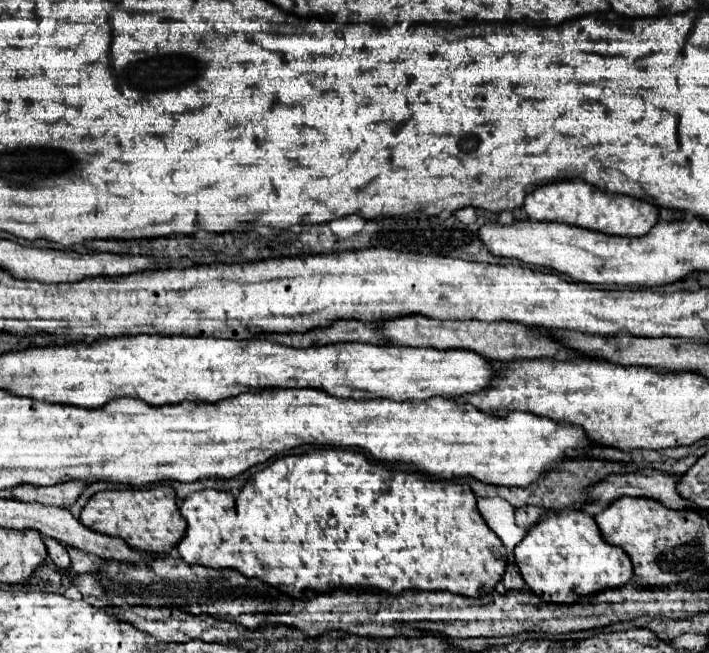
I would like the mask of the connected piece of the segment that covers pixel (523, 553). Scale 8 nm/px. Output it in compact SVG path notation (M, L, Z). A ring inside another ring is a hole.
M578 509L556 513L530 527L514 555L522 579L546 603L574 603L580 595L624 587L634 575L630 557L620 547L608 545L596 521Z

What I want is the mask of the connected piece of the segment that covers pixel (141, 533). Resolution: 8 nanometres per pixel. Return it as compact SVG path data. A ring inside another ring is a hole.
M156 485L148 489L112 489L94 493L80 513L80 521L94 531L122 537L130 547L170 553L184 535L184 517L176 505L176 493L170 485Z

